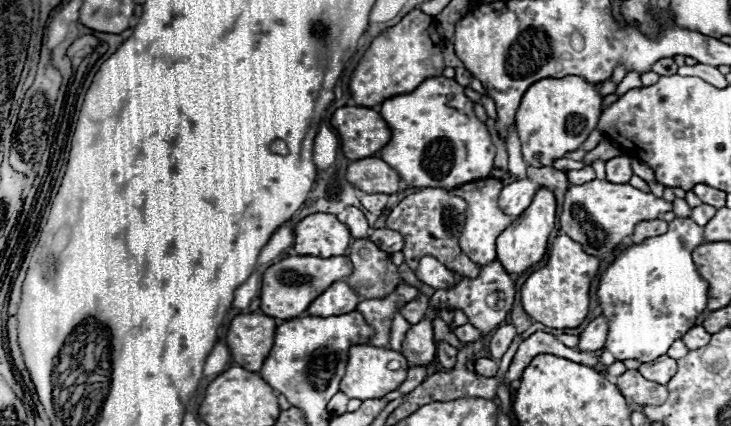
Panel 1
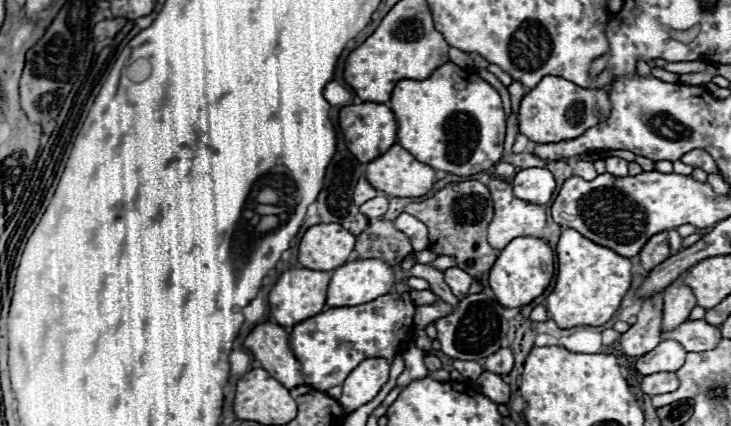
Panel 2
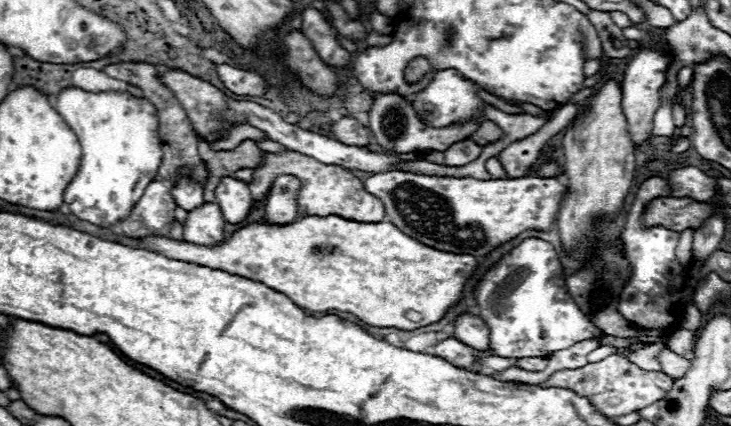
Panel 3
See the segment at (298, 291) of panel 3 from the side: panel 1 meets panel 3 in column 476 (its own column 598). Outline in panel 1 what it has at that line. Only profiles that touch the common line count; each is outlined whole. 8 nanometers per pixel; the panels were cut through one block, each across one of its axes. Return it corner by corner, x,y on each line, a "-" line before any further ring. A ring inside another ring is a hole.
558,236
552,242
552,250
548,262
532,272
522,286
522,306
526,314
544,326
550,328
578,328
588,314
588,290
590,280
596,276
600,260
586,254
578,242
570,240
568,236

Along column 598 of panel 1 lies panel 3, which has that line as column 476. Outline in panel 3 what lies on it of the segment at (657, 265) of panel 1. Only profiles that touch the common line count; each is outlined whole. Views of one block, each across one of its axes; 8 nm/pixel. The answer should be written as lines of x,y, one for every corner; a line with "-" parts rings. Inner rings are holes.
536,236
524,238
494,266
490,266
474,288
480,318
490,328
488,352
502,358
546,356
570,348
580,340
602,336
588,316
576,306
566,290
564,268
554,246

